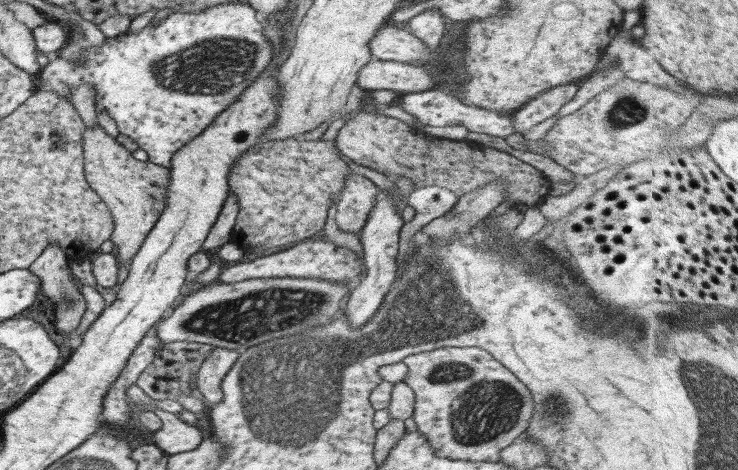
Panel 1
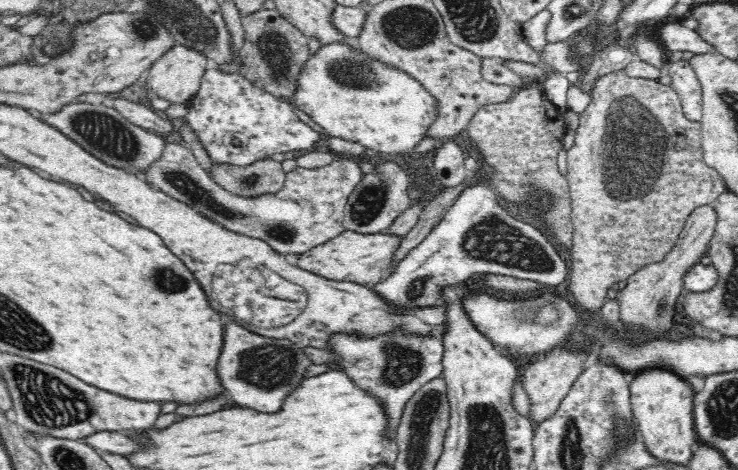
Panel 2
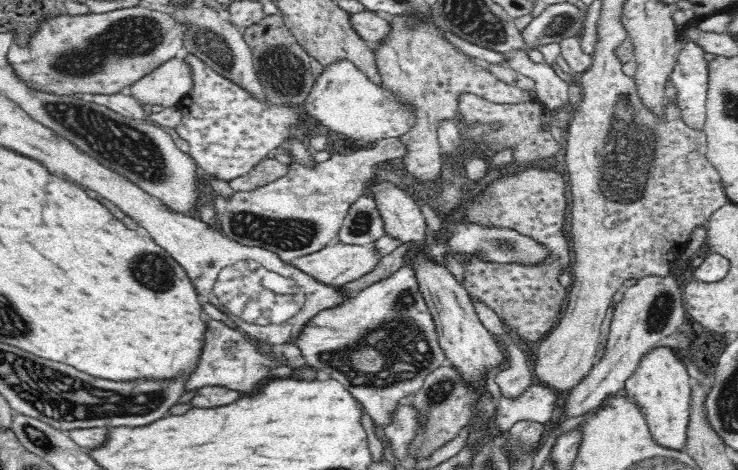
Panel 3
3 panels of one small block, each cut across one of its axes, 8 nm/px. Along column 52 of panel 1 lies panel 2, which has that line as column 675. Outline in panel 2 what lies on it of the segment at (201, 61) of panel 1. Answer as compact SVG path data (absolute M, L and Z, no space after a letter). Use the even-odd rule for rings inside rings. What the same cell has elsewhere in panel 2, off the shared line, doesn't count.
M680 58L669 61L668 74L671 76L671 87L676 91L682 103L684 116L692 122L698 122L703 117L703 93L701 82L694 72L690 59Z

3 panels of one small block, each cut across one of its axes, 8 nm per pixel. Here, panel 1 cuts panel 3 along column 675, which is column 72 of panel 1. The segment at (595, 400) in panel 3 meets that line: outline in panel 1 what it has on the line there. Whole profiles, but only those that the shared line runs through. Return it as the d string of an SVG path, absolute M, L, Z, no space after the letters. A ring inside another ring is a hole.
M47 244L47 248L43 248L43 252L26 269L41 280L39 281L39 292L43 296L47 296L51 306L53 306L55 329L70 334L73 333L75 328L79 326L79 322L81 322L81 316L85 312L85 300L79 293L78 284L71 276L69 264L71 264L71 260L65 256L62 248L59 248L57 244Z

